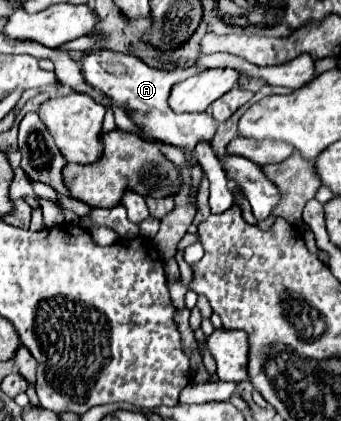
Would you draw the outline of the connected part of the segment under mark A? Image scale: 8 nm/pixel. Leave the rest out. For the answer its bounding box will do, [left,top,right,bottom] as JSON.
[76,50,216,150]

